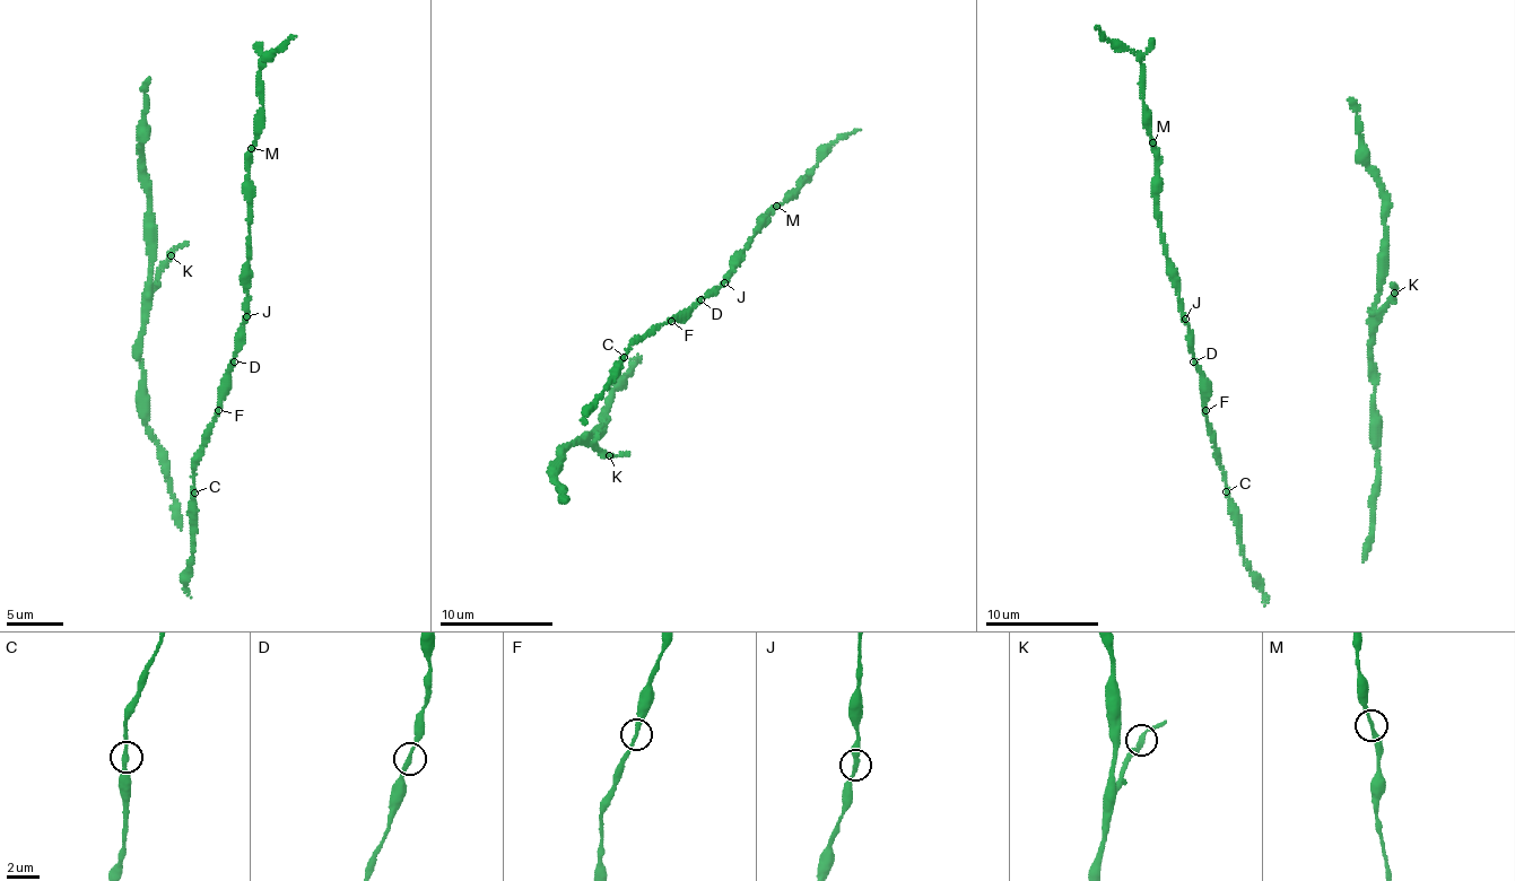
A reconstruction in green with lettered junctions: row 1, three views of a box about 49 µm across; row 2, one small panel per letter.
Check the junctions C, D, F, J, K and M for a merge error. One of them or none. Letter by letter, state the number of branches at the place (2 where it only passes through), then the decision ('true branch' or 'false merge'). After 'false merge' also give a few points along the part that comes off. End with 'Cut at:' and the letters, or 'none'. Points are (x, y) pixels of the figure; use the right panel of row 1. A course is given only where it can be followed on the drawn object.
C: 2 | true branch
D: 2 | true branch
F: 2 | true branch
J: 2 | true branch
K: 2 | true branch
M: 2 | true branch
Cut at: none

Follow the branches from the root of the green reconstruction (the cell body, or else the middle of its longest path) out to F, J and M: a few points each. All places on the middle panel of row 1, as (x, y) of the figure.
F: (603, 391), (635, 341), (671, 321)
J: (603, 391), (635, 341), (685, 312), (724, 282)
M: (603, 391), (635, 341), (710, 295), (725, 279), (737, 265), (760, 223), (776, 205)

